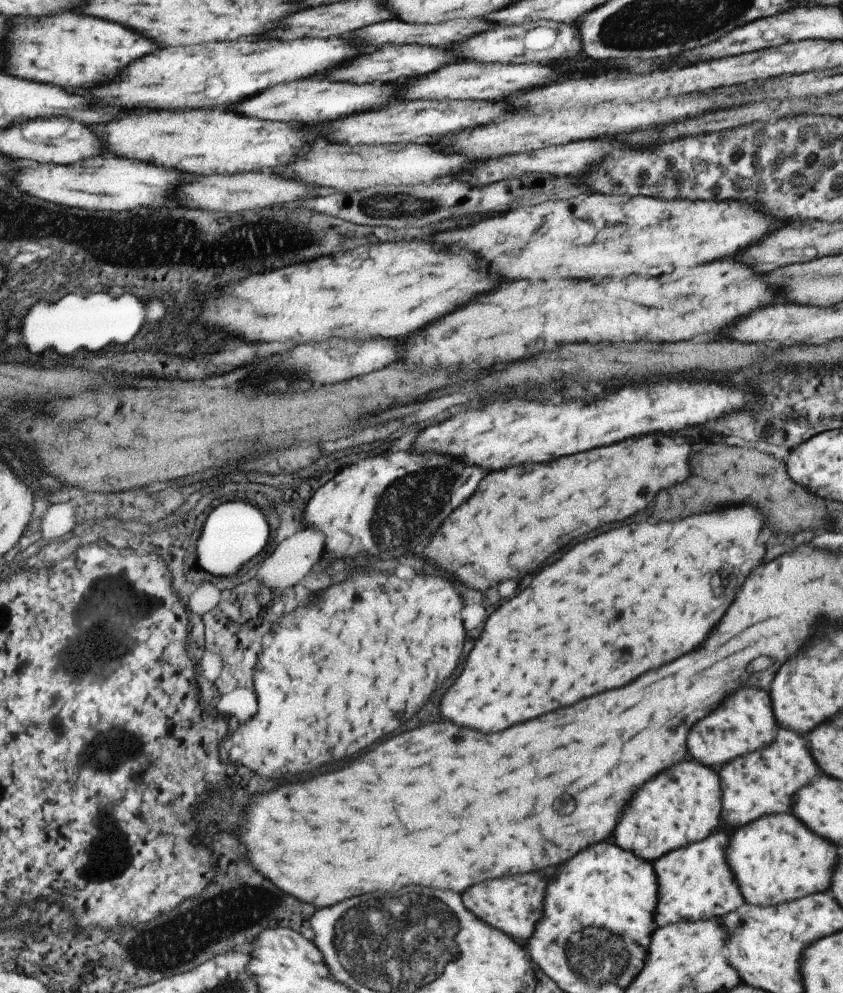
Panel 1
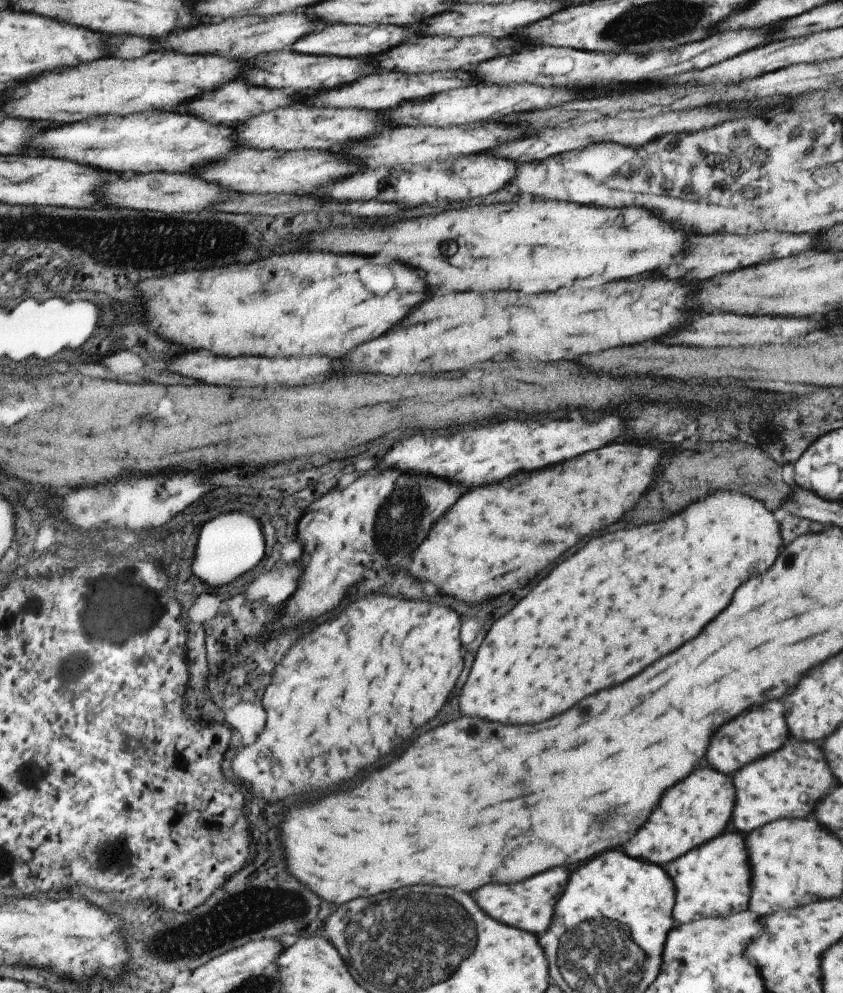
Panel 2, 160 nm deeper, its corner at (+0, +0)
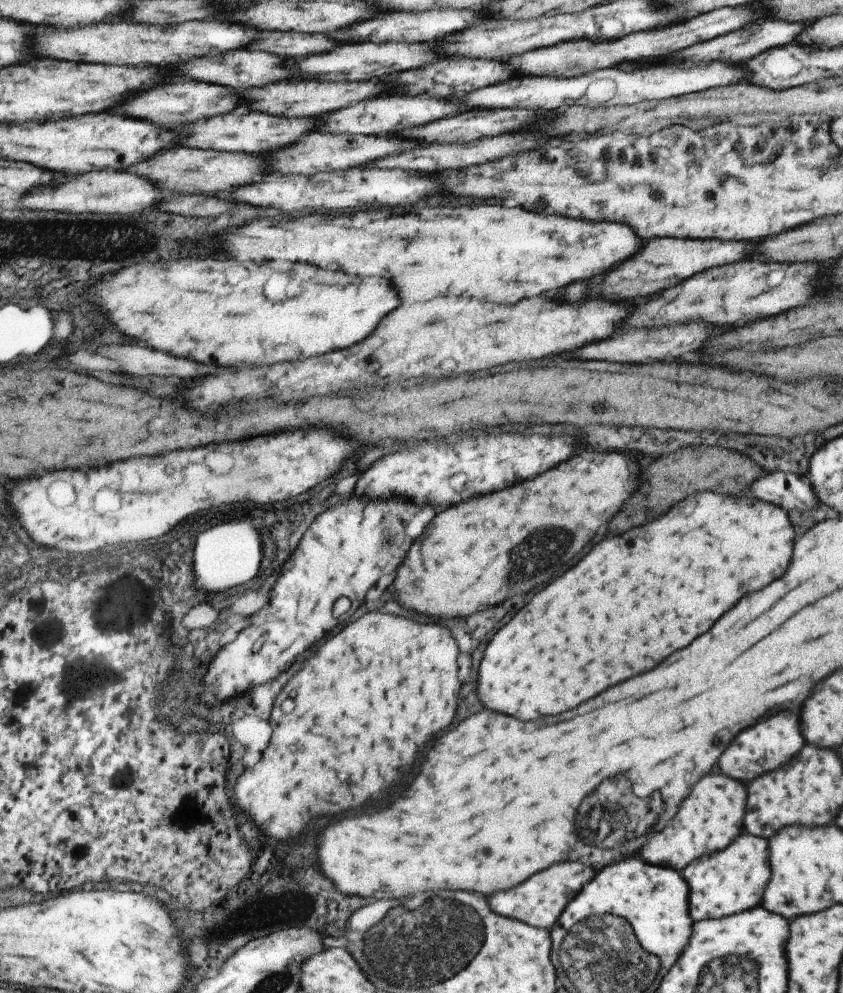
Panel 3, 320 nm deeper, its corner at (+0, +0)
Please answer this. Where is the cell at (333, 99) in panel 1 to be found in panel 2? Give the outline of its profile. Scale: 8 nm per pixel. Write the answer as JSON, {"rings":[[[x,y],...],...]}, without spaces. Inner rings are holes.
{"rings":[[[231,82],[231,84],[223,84],[223,88],[215,88],[215,92],[205,92],[203,96],[199,96],[199,100],[191,100],[189,114],[195,116],[203,116],[203,120],[211,120],[215,124],[235,124],[241,120],[247,120],[255,114],[263,114],[263,112],[271,112],[277,108],[285,108],[291,106],[293,102],[297,102],[297,96],[289,96],[287,92],[281,90],[269,90],[269,88],[257,88],[257,86],[249,86],[245,82]]]}

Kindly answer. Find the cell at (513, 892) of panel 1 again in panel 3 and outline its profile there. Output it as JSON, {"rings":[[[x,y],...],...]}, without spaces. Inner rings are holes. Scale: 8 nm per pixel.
{"rings":[[[581,862],[553,864],[551,868],[545,868],[543,872],[537,872],[531,878],[527,878],[523,884],[509,888],[505,892],[493,894],[487,902],[491,910],[501,916],[509,916],[509,918],[515,918],[515,920],[537,926],[537,928],[549,929],[549,926],[559,918],[559,914],[563,912],[563,908],[567,906],[571,896],[575,896],[575,892],[579,892],[579,888],[591,876],[595,876],[595,873],[595,870],[591,870],[589,866],[585,866]]]}

